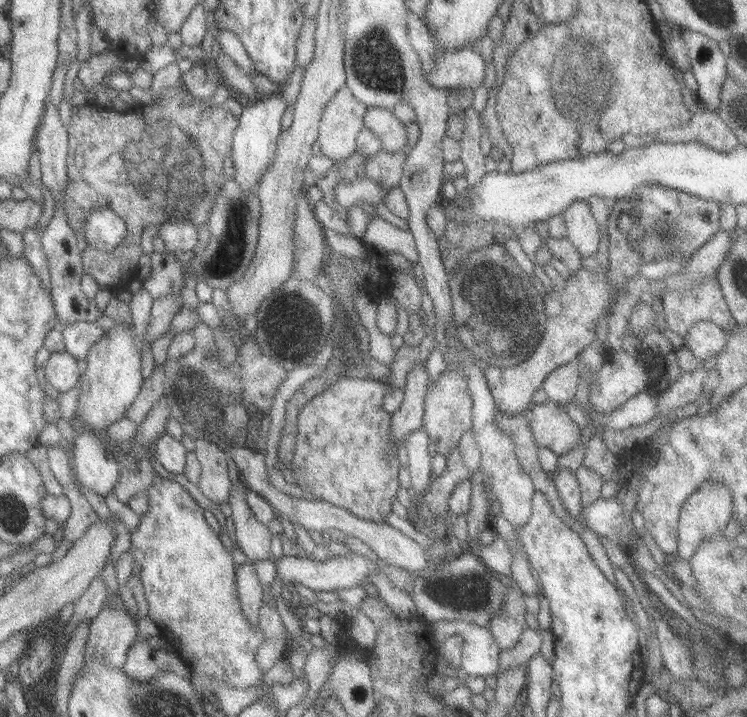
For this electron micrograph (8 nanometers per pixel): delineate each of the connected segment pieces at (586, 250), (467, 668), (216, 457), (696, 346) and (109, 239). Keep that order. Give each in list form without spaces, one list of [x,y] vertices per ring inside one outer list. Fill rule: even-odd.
[[[573,201],[560,215],[563,215],[565,224],[564,238],[577,251],[577,255],[581,258],[595,255],[599,231],[587,202]]]
[[[451,620],[445,626],[445,634],[456,634],[462,638],[460,668],[471,678],[495,675],[499,668],[499,650],[491,633],[474,624]]]
[[[203,440],[196,442],[193,453],[200,467],[196,486],[205,498],[211,500],[219,508],[218,504],[228,502],[232,487],[227,473],[227,456],[221,449]]]
[[[707,321],[696,322],[683,337],[685,348],[702,362],[725,348],[725,332]]]
[[[111,209],[93,210],[83,224],[83,243],[95,251],[107,252],[115,249],[125,236],[125,224]]]

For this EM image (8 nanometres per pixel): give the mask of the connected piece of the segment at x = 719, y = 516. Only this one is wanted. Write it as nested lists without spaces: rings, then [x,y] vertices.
[[[704,482],[693,491],[680,506],[676,530],[676,558],[688,560],[700,542],[714,534],[720,534],[729,522],[731,514],[731,494],[718,482]]]

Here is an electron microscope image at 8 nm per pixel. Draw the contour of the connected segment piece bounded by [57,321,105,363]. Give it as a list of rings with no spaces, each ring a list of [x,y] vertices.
[[[83,321],[82,323],[57,324],[62,334],[64,351],[76,358],[80,363],[86,357],[89,347],[105,335],[105,331],[97,328],[95,324]]]

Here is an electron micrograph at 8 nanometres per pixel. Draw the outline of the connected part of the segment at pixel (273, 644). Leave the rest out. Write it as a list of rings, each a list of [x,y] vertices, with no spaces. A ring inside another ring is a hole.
[[[262,601],[259,607],[256,626],[262,632],[263,642],[257,648],[254,660],[257,668],[265,673],[281,656],[283,641],[289,637],[289,633],[279,620],[275,607],[267,601]]]

